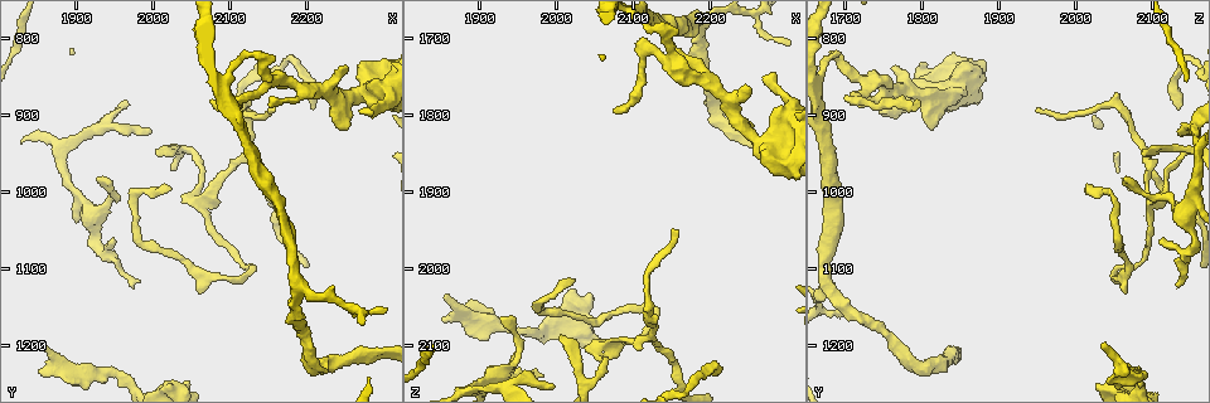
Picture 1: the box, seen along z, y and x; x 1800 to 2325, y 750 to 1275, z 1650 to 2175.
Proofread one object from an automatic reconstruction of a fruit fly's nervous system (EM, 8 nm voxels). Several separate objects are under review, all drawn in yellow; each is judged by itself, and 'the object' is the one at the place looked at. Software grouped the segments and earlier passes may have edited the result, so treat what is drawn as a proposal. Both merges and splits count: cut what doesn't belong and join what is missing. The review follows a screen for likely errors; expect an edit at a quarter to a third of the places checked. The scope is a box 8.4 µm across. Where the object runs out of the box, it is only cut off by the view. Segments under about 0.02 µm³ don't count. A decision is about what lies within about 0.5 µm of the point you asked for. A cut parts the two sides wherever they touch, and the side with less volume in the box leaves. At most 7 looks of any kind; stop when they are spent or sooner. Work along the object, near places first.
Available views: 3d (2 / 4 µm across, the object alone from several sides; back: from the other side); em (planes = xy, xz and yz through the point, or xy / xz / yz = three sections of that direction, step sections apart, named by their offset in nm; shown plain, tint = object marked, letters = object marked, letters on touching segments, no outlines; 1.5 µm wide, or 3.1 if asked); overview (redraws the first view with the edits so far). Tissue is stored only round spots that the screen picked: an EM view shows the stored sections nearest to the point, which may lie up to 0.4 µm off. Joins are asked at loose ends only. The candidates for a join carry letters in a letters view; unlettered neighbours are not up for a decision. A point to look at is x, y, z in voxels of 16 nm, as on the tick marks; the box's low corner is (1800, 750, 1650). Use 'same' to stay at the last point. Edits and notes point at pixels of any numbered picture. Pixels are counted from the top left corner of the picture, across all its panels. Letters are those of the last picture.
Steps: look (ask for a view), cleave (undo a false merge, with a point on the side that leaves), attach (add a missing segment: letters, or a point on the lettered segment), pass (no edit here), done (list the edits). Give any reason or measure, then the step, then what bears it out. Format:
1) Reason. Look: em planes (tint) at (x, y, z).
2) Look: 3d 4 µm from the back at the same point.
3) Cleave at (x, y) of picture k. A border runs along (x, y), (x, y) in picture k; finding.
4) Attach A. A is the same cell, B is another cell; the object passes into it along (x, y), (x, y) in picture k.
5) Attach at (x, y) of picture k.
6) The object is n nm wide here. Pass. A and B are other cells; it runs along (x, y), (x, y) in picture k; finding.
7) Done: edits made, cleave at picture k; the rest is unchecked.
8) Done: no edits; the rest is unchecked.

Branch point. Look: 3d 2 µm at (2060, 1005, 2105).

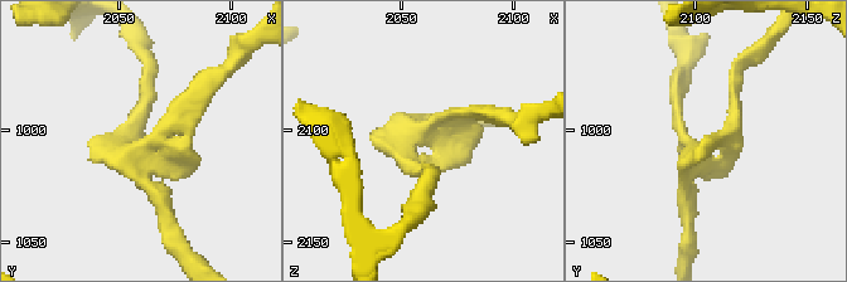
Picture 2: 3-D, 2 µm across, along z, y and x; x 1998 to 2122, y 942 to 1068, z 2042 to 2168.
3 arms meet here. Look: em planes (letters) at (2062, 1010, 2102).

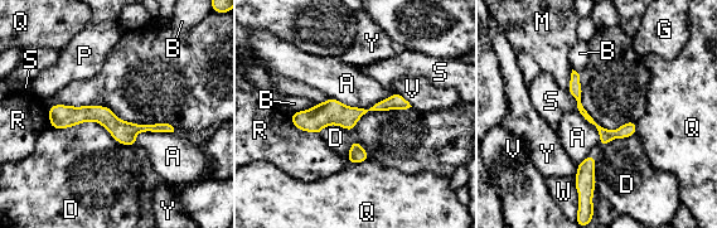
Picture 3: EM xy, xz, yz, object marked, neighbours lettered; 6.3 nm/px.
Pass. A, B, D, G, M, P, Q, R, S, V, W and Y are other cells; a border runs along (395, 92), (367, 107), (328, 98) in picture 3; continuous, no second neuron.

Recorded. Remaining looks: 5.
Free end. Look: em yz step 8 (letters) at (1855, 1240, 2065).

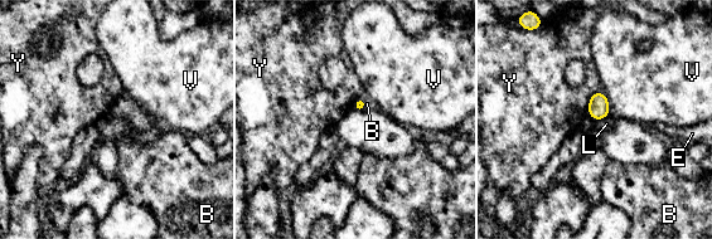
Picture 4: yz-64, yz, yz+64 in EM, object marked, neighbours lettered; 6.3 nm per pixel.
Another direction. Look: em planes (letters) at the same point.

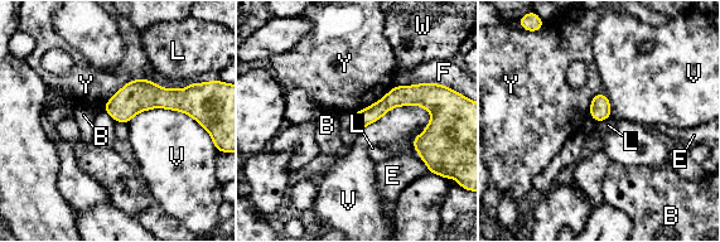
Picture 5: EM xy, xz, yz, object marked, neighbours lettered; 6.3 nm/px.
Pass. B, E, F, L, V, W and Y are other cells; a border runs along (610, 117), (599, 122) in picture 5; no lettered segment goes on from it.

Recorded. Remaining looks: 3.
Abrupt turn. Look: 3d 2 µm at (2125, 1095, 2050).

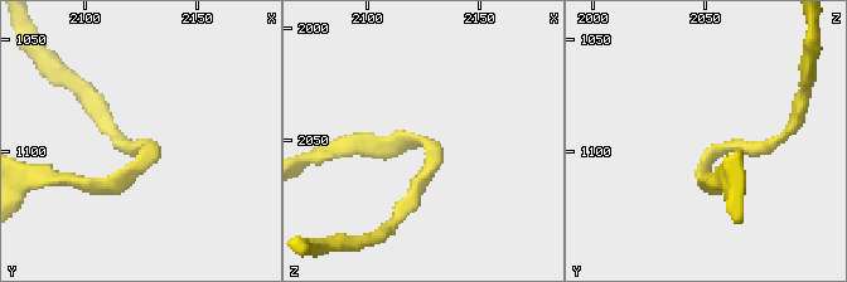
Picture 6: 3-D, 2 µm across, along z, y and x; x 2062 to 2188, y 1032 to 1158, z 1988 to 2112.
Look: em planes (letters) at (2128, 1100, 2054).

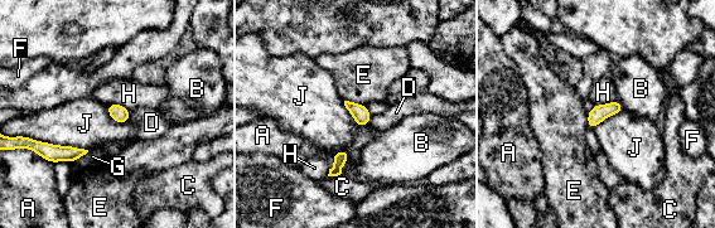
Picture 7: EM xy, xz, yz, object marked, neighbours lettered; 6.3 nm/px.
The object is 110 nm wide here. Pass. A, B, C, D, E, F, G, H and J are other cells; a border runs along (29, 136), (87, 150) in picture 7; continuous, no second neuron.

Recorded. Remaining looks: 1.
Done: no edits; the rest is unchecked.

